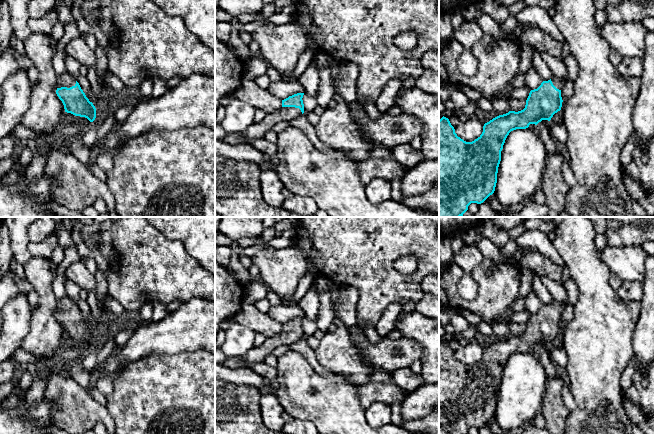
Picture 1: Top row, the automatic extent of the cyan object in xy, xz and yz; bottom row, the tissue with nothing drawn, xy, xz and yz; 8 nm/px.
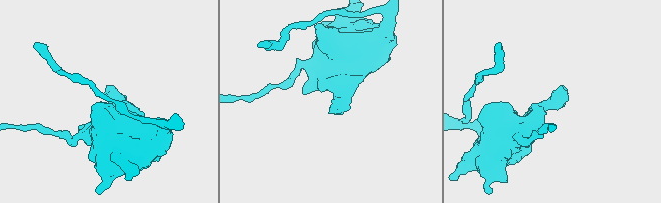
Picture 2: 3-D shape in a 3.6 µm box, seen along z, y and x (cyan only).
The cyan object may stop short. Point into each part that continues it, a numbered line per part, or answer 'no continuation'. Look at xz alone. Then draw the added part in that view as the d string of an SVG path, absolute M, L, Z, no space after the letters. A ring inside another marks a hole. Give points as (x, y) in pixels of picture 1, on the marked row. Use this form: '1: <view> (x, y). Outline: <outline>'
1: xz (255, 131). Outline: M281 107L273 114L266 114L262 121L253 123L246 128L243 132L243 143L251 145L254 140L263 138L277 123L290 121L301 114L301 110L295 107Z

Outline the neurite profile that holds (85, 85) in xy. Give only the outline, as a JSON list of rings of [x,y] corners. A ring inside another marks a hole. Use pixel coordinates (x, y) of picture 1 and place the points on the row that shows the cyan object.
[[[80,74],[76,78],[76,81],[79,83],[79,85],[84,93],[92,92],[92,86],[86,77],[84,77]]]

